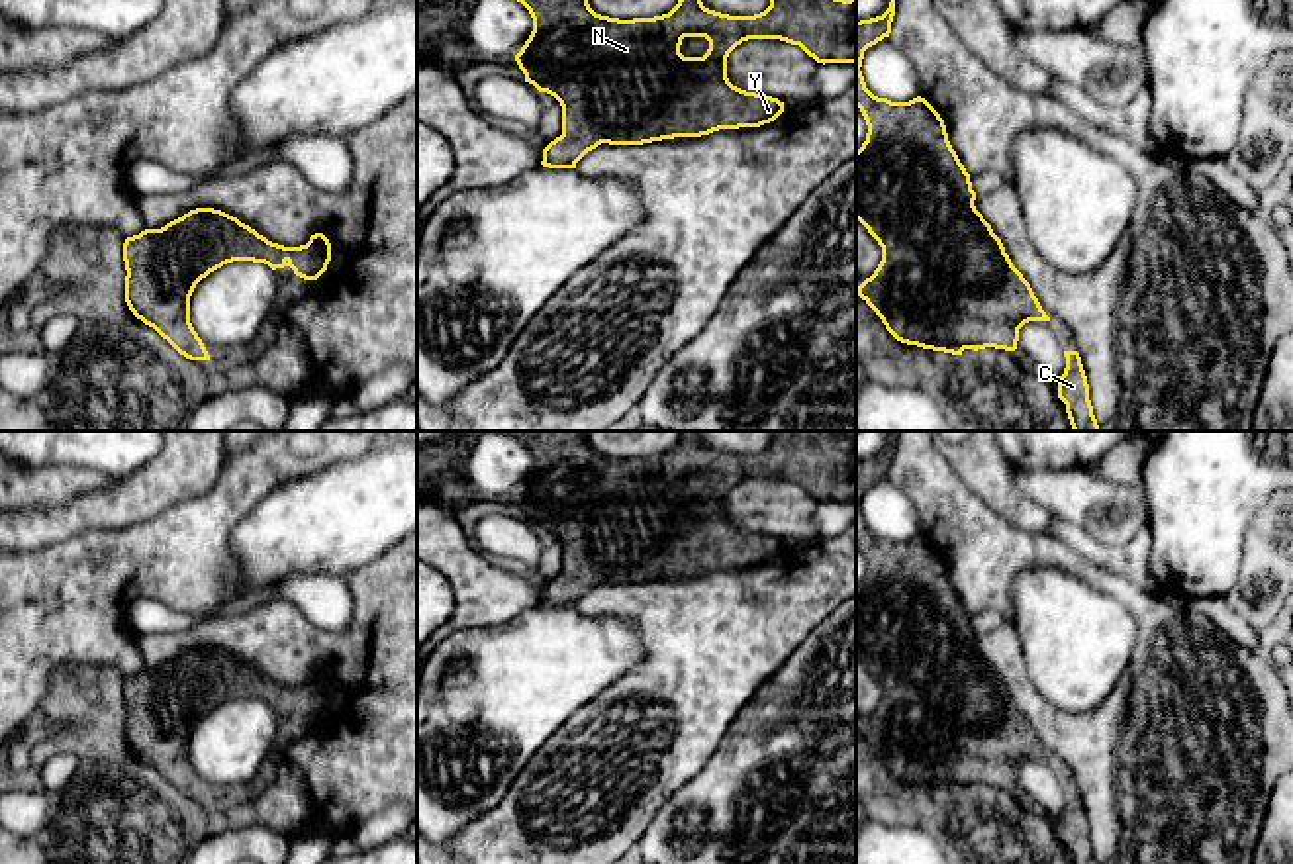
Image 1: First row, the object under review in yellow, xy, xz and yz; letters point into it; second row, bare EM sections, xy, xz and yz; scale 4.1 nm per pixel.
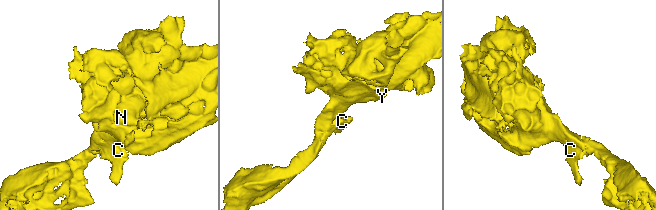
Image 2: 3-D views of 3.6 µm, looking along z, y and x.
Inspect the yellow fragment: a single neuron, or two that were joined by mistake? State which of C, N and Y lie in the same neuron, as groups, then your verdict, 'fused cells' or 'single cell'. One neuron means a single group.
groups C N Y; single cell

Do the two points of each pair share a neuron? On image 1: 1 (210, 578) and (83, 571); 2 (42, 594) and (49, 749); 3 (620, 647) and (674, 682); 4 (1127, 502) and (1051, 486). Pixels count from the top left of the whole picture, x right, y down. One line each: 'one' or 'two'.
1: one
2: two
3: two
4: one

